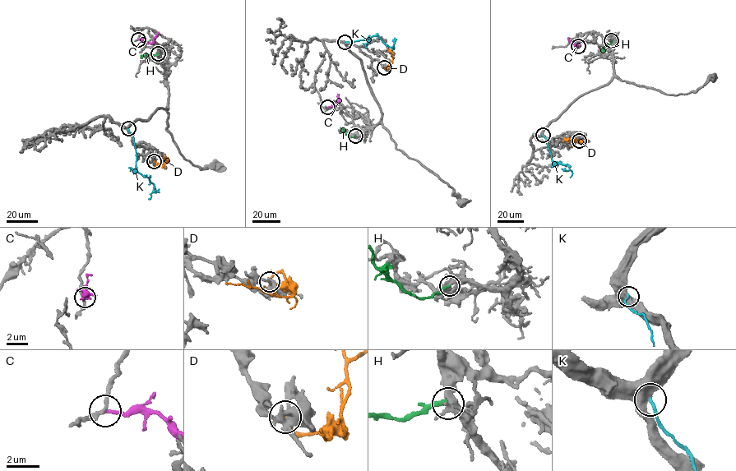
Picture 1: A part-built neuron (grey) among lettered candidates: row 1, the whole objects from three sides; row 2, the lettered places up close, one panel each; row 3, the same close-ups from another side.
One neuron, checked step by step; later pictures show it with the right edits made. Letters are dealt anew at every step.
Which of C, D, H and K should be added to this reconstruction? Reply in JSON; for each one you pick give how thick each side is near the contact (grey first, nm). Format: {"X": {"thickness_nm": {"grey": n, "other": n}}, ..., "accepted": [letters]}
{"H": {"thickness_nm": {"grey": 320, "other": 280}}, "accepted": ["H"]}

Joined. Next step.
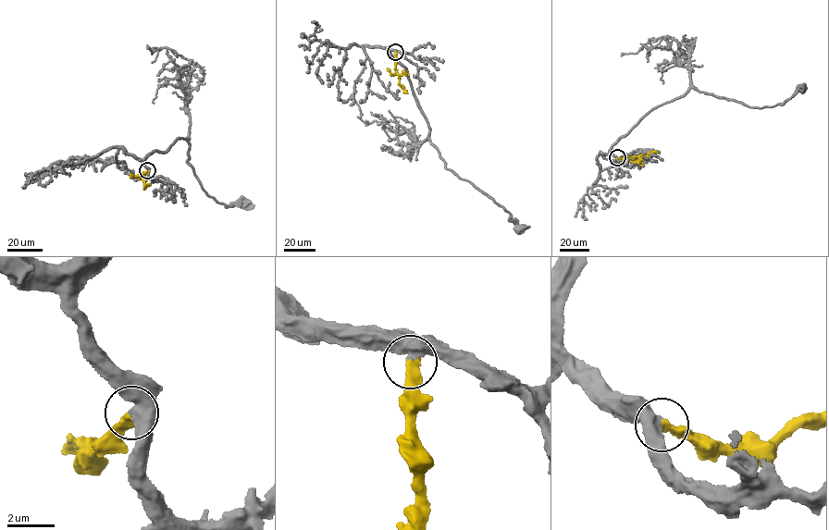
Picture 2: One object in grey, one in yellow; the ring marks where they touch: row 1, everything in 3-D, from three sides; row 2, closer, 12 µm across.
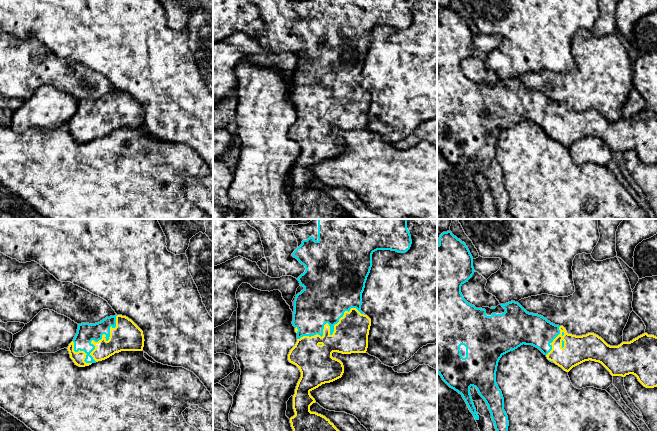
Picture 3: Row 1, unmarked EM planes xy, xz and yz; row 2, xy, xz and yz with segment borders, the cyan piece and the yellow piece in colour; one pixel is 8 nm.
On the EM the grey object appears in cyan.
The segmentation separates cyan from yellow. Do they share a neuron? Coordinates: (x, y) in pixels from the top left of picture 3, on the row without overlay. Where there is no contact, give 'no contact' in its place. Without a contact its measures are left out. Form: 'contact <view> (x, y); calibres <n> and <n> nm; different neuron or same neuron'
contact xz (330, 106); calibres 380 and 280 nm; same neuron

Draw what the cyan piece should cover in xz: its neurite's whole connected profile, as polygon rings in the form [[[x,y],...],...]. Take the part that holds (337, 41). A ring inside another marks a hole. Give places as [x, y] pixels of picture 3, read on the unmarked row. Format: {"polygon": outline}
{"polygon": [[[318,0],[318,16],[311,12],[292,29],[306,46],[297,56],[304,65],[294,76],[292,100],[297,109],[297,118],[288,130],[290,139],[296,141],[301,153],[293,172],[295,191],[290,194],[295,219],[350,219],[351,216],[340,208],[325,192],[310,187],[315,175],[310,168],[322,160],[342,153],[343,139],[332,133],[333,128],[342,130],[366,129],[371,95],[361,87],[362,69],[372,43],[372,30],[377,26],[391,26],[405,29],[412,20],[407,0]]]}

